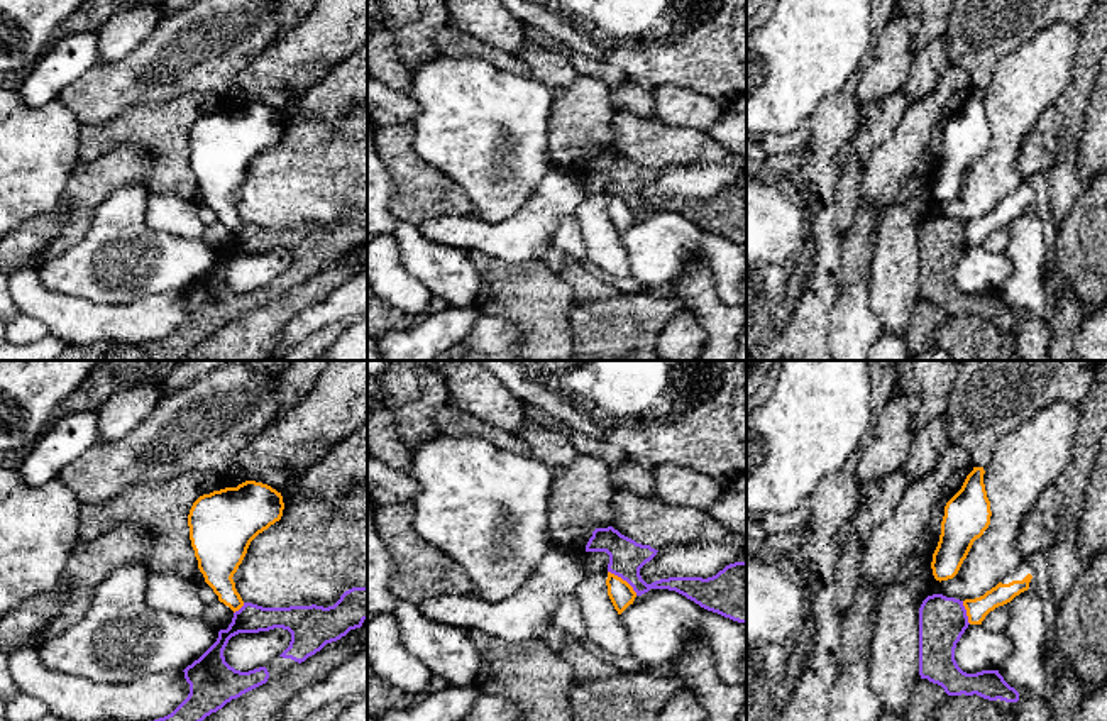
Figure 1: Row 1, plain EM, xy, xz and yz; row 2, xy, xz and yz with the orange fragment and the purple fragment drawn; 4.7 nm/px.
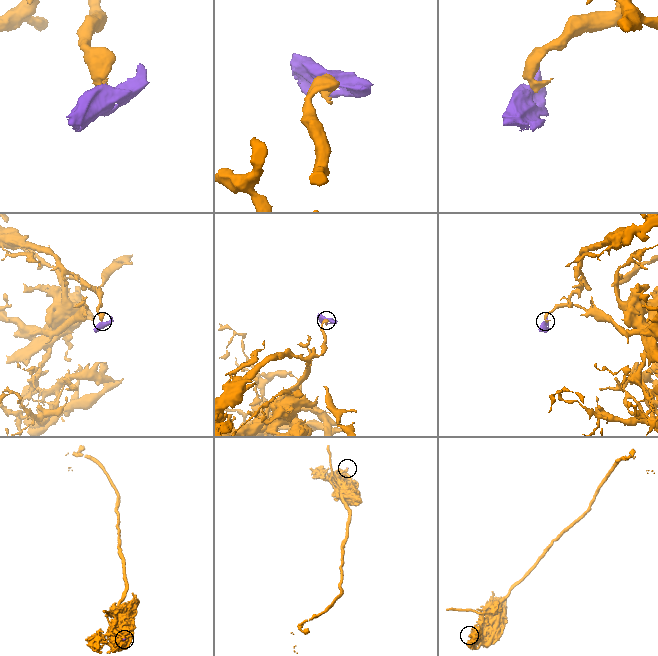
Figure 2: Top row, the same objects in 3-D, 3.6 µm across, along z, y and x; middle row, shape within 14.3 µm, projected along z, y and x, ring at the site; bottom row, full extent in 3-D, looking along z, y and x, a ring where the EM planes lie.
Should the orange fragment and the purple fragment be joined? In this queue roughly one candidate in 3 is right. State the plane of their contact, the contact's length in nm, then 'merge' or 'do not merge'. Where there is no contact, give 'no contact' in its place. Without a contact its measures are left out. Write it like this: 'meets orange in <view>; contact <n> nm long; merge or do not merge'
meets orange in xz; contact 180 nm long; do not merge

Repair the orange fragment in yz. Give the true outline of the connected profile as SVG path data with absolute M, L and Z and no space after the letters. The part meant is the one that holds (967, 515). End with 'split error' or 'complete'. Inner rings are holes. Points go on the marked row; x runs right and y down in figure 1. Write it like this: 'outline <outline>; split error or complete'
outline M973 467L961 489L945 506L941 535L931 562L933 575L939 582L958 574L973 542L990 525L992 511L983 474L983 467Z; complete

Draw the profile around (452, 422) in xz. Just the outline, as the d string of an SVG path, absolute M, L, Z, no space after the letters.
M447 405L437 411L435 425L442 435L484 438L496 447L509 450L516 455L531 455L530 447L521 442L518 435L460 411L454 405Z

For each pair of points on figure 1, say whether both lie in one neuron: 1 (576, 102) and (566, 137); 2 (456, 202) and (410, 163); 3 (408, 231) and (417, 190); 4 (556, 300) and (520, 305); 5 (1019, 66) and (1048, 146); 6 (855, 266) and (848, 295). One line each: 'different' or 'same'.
1: same
2: same
3: different
4: same
5: different
6: different

